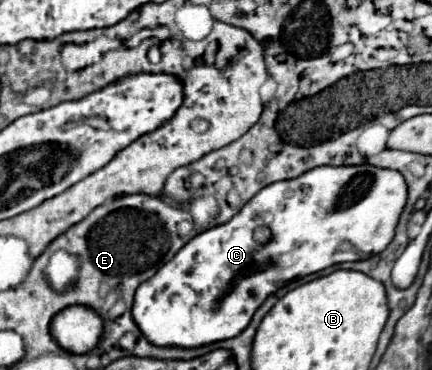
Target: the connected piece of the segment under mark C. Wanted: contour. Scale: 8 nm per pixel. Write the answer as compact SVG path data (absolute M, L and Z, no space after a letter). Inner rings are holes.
M359 164L359 166L319 166L319 168L313 168L313 170L297 176L297 178L293 178L293 180L283 180L283 182L269 184L261 192L257 192L227 224L221 224L221 226L215 226L215 228L209 228L209 230L197 234L165 266L161 266L161 270L157 270L157 274L151 280L143 282L137 288L137 292L135 292L131 316L133 316L135 324L139 326L141 334L145 334L145 338L151 344L155 344L155 346L199 348L199 346L207 346L207 344L221 342L221 340L227 340L227 338L235 338L237 334L241 334L247 328L247 324L251 322L255 310L267 300L267 296L275 294L287 282L291 282L295 278L303 278L303 276L315 274L315 272L321 272L321 270L325 270L329 266L335 266L335 264L341 264L341 262L365 260L371 254L379 254L381 250L385 250L389 246L389 242L393 240L397 222L399 222L399 216L401 216L405 204L407 204L407 184L405 184L403 174L397 172L397 170L377 168L377 166L371 166L371 164ZM259 228L267 228L269 230L269 238L267 240L255 238L255 232Z

